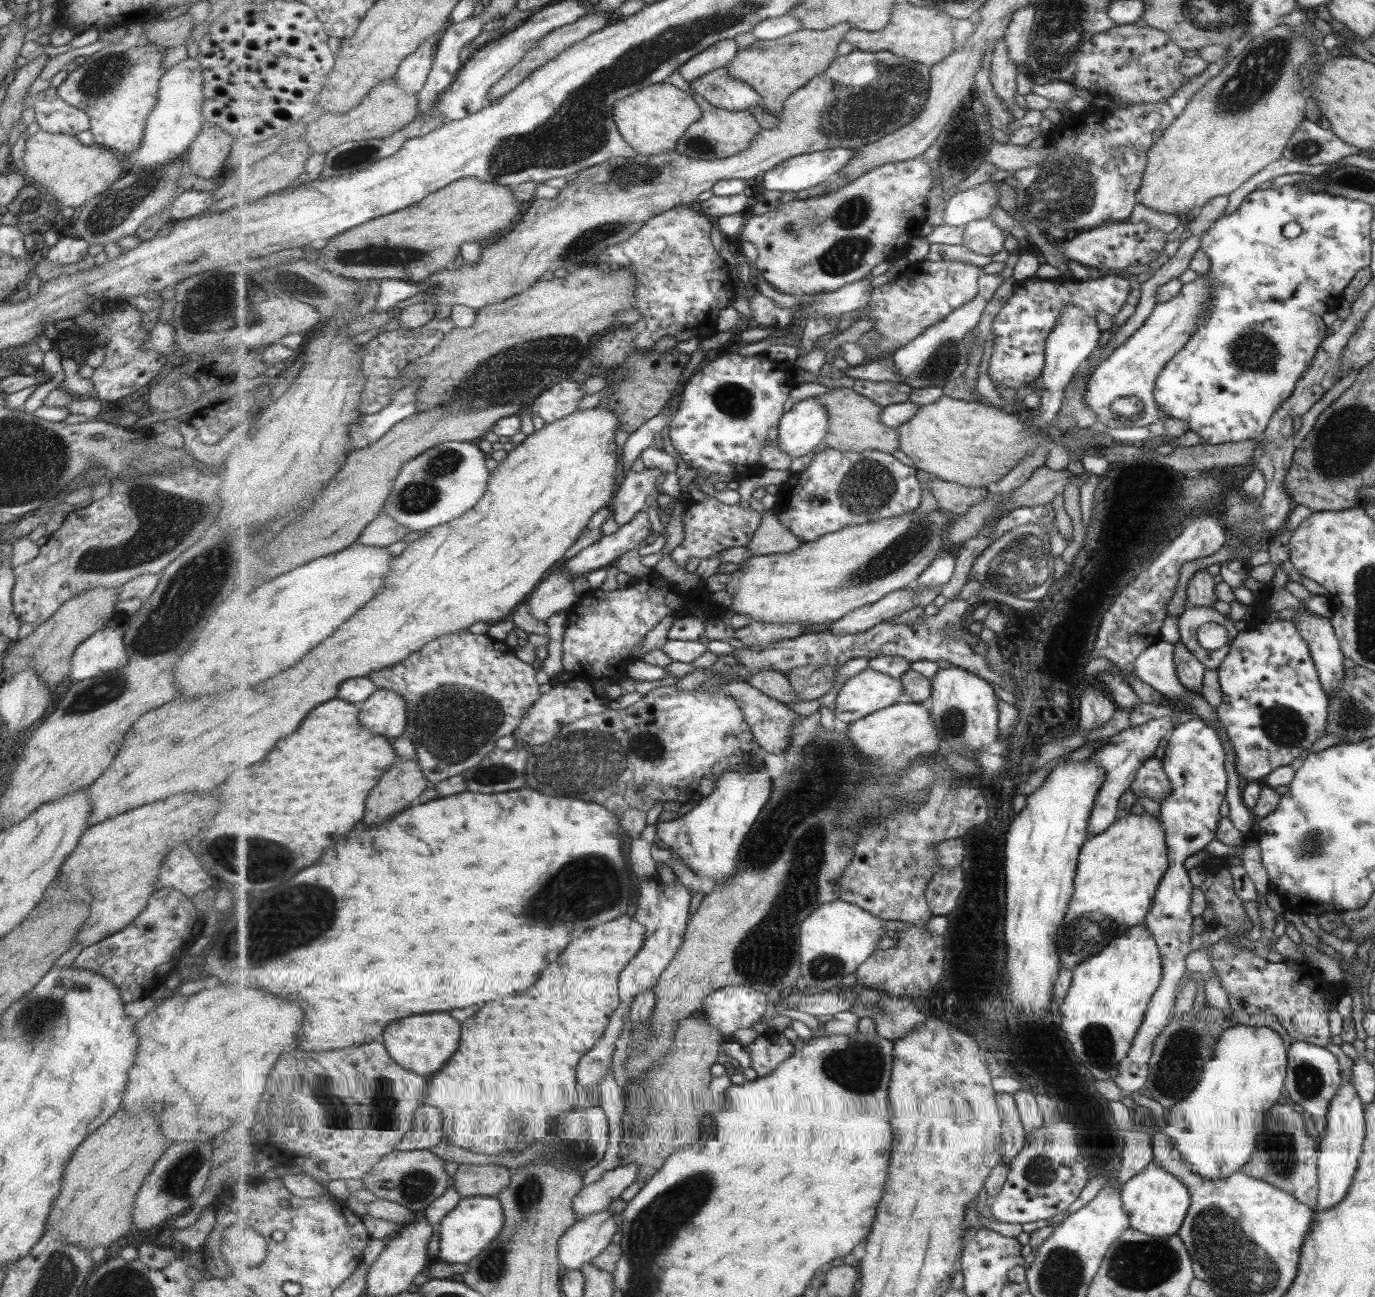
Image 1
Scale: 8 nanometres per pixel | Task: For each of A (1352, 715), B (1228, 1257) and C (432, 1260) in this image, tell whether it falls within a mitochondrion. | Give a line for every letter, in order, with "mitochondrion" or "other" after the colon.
A: mitochondrion
B: mitochondrion
C: other

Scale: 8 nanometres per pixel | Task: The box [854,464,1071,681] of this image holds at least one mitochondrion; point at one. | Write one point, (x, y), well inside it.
(1022, 561)

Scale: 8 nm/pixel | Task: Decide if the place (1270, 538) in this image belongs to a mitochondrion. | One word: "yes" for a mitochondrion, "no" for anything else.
no

